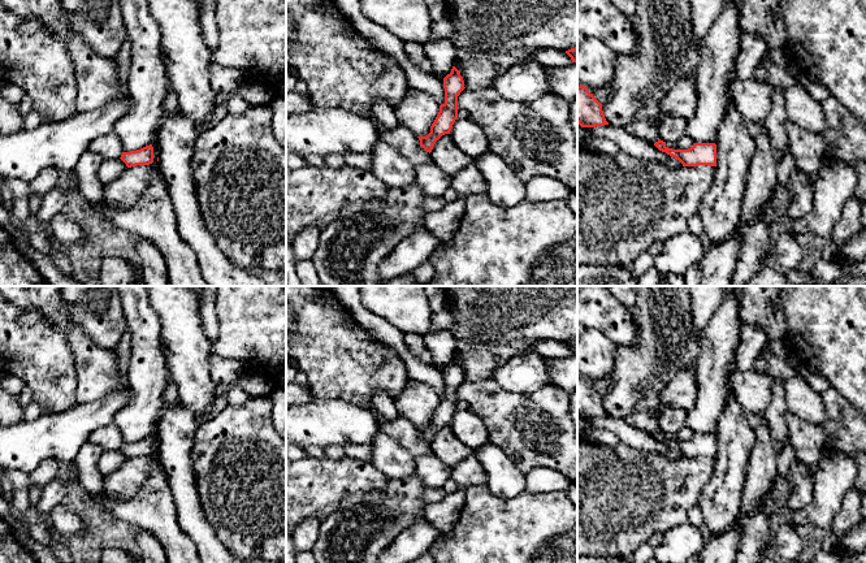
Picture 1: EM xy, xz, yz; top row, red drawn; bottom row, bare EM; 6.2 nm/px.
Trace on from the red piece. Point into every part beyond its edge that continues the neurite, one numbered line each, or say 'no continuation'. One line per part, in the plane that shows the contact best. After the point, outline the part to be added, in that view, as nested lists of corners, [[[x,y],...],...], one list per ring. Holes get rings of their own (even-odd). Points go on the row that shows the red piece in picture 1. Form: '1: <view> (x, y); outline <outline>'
no continuation

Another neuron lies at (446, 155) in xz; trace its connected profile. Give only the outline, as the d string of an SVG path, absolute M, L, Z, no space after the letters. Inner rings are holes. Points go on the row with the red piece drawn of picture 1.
M450 134L442 135L430 152L433 163L445 173L454 176L473 163L453 140Z

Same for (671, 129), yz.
M668 116L659 121L658 133L663 142L675 143L687 134L688 120L684 117Z

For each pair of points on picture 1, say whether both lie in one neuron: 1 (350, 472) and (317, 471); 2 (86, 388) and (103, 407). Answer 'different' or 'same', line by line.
1: same
2: different

